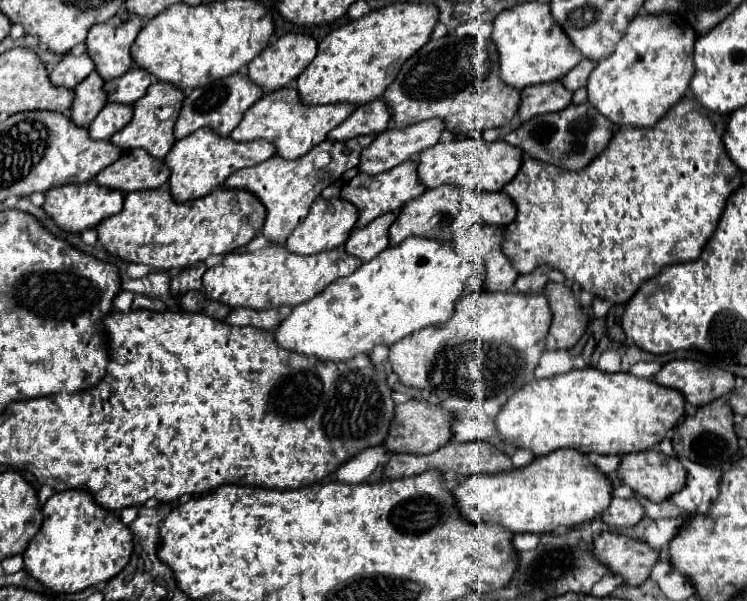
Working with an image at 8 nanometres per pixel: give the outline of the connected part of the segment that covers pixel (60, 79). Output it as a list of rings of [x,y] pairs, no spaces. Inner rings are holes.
[[[68,53],[50,71],[48,79],[56,87],[68,87],[68,89],[72,89],[72,87],[76,87],[76,83],[80,83],[82,79],[86,79],[92,71],[94,71],[94,63],[88,57],[88,53],[82,53],[78,57],[74,57],[74,55]]]

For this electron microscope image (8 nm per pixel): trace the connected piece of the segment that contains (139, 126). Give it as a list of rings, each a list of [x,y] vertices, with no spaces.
[[[152,83],[146,91],[146,95],[142,99],[138,99],[134,103],[134,117],[132,121],[120,129],[118,133],[114,133],[110,137],[110,143],[120,147],[122,151],[130,151],[130,149],[146,149],[154,159],[162,161],[166,157],[166,153],[170,151],[172,143],[174,143],[174,135],[172,135],[172,127],[174,121],[178,117],[180,105],[182,105],[182,91],[176,87],[164,87],[164,83]]]

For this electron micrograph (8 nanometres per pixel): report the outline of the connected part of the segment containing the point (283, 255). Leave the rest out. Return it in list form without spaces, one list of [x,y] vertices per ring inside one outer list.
[[[270,245],[254,253],[230,253],[216,267],[206,269],[202,277],[202,293],[218,303],[228,307],[246,307],[246,309],[276,309],[282,305],[296,307],[304,301],[310,301],[330,283],[340,277],[346,277],[360,267],[360,259],[350,259],[344,255],[344,249],[332,249],[314,255],[292,255],[282,245]]]

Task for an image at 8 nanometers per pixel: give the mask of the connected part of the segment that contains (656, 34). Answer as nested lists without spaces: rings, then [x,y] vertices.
[[[636,15],[616,45],[616,51],[602,59],[590,73],[586,83],[588,103],[608,121],[618,123],[618,127],[652,127],[688,89],[694,75],[694,41],[696,33],[692,27],[680,27],[670,15]]]

